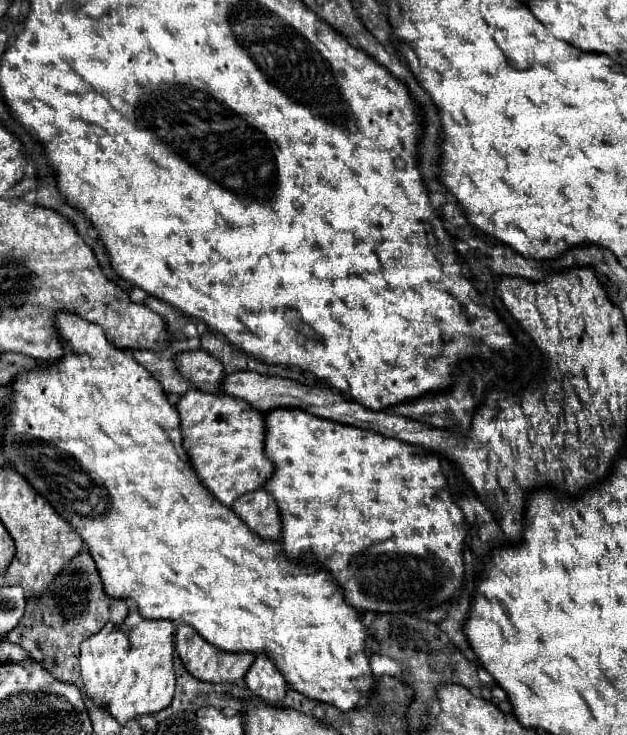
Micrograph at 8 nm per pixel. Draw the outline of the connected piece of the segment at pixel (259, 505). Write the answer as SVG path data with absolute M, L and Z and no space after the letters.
M265 490L239 496L231 510L263 540L279 540L279 514L273 498Z

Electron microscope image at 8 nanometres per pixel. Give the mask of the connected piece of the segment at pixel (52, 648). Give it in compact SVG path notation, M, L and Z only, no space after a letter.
M81 552L79 558L75 558L75 562L67 566L67 570L63 570L59 580L55 580L55 586L51 586L51 590L43 594L43 598L27 604L25 616L15 626L15 630L7 634L7 640L27 650L29 656L41 662L55 678L79 684L79 689L82 689L84 684L79 666L81 642L91 638L91 634L95 634L107 622L123 622L127 614L129 606L125 606L123 600L109 598L103 592L99 572L89 552Z

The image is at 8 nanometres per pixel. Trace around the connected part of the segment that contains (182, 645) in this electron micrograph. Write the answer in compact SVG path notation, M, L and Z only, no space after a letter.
M181 624L175 632L175 646L183 666L205 682L239 682L245 678L255 656L249 652L221 652L205 642L191 626Z

